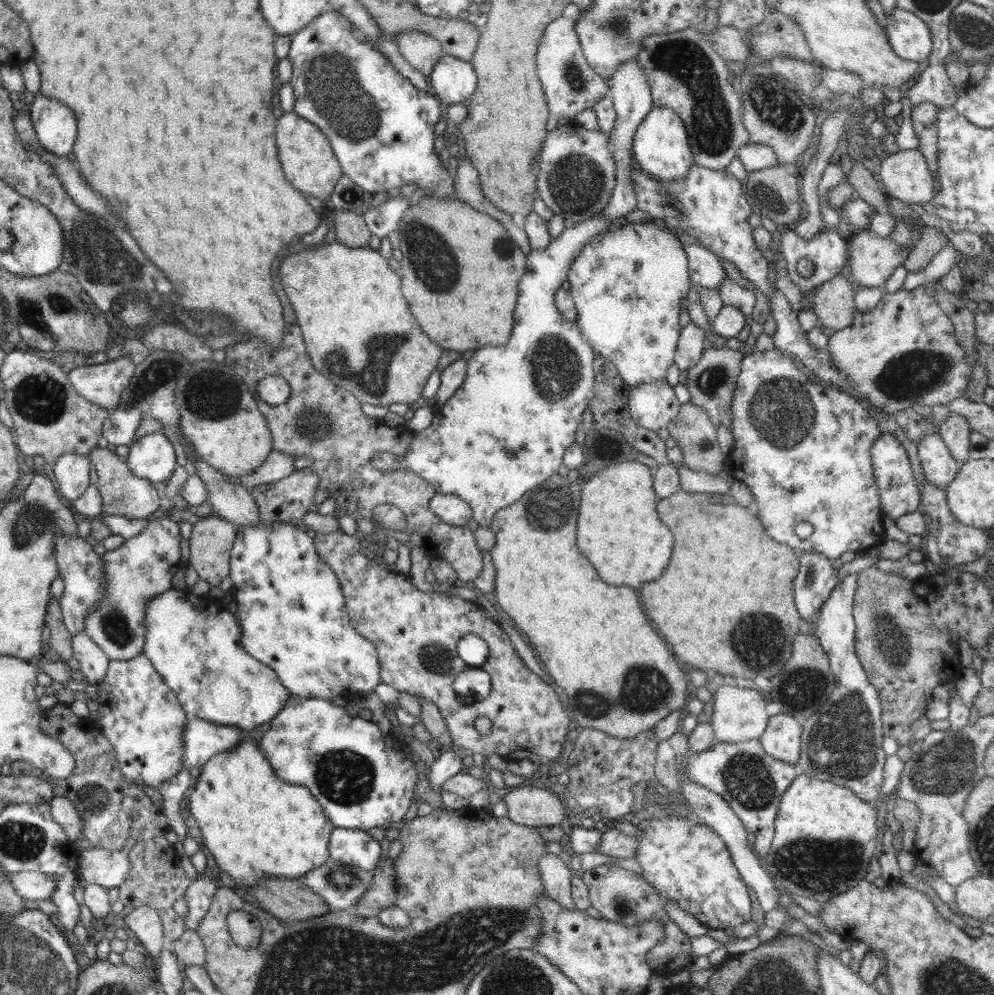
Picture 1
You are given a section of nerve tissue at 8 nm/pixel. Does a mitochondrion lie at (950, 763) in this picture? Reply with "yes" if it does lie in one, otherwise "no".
yes

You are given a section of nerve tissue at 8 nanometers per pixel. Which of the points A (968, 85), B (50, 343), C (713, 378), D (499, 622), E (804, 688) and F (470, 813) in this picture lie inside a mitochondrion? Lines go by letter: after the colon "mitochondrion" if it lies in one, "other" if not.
A: other
B: other
C: mitochondrion
D: other
E: mitochondrion
F: other

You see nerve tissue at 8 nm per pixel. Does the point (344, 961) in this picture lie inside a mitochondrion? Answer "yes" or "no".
yes

